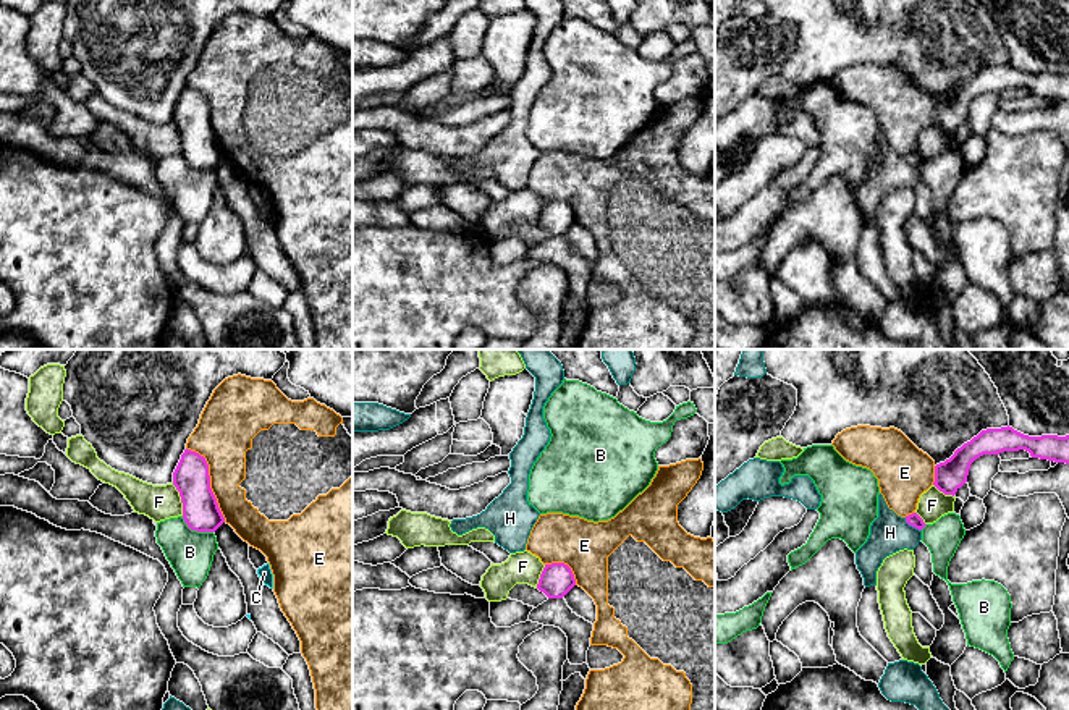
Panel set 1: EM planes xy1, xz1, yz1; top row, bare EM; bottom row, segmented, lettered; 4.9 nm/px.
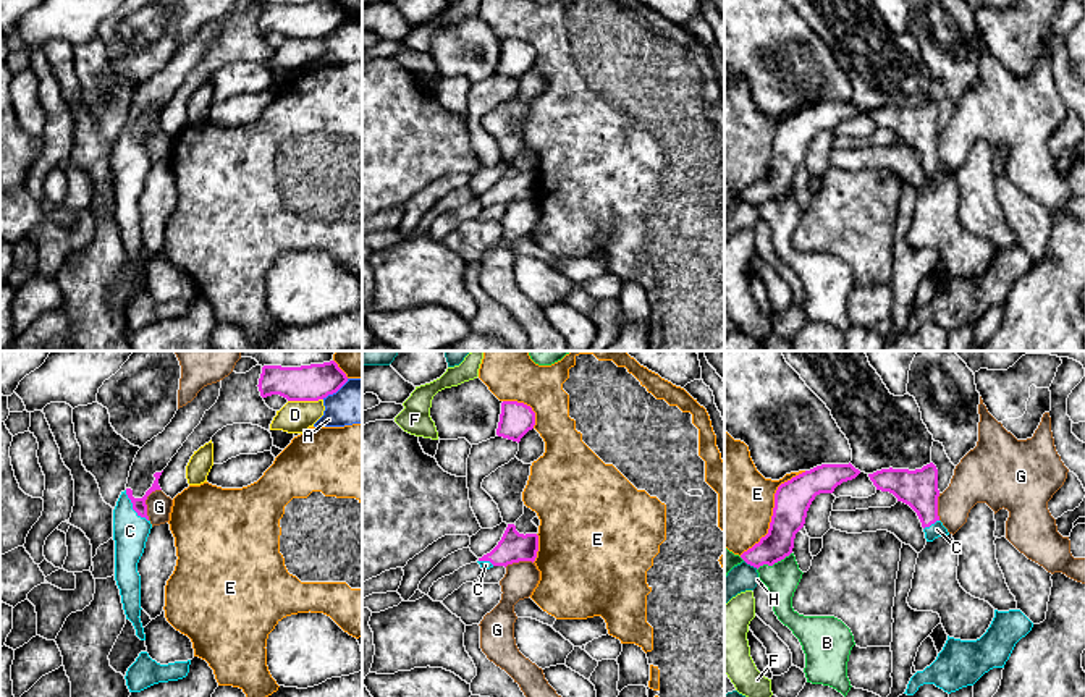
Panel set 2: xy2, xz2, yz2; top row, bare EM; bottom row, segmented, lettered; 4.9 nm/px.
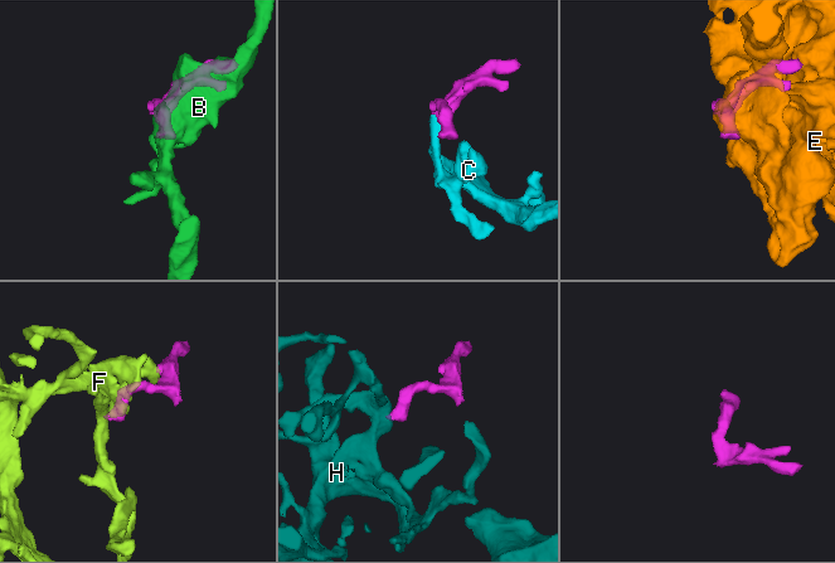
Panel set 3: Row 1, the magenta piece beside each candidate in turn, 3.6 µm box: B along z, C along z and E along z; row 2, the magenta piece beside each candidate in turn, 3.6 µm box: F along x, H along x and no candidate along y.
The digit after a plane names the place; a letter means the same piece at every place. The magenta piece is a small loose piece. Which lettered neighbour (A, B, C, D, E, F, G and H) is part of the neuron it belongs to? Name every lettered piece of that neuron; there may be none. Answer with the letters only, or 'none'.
C

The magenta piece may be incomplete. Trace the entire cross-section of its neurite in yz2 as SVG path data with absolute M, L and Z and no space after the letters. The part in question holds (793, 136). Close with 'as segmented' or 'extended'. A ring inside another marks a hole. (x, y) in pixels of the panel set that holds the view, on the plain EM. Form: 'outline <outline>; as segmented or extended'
outline M821 102L781 121L775 131L775 146L768 171L741 196L754 204L773 204L792 191L796 171L804 165L807 149L820 131L833 131L842 120L860 112L849 102Z; as segmented

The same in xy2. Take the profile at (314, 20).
outline M336 0L301 5L264 3L259 16L262 36L280 32L288 39L319 39L348 19Z; as segmented

